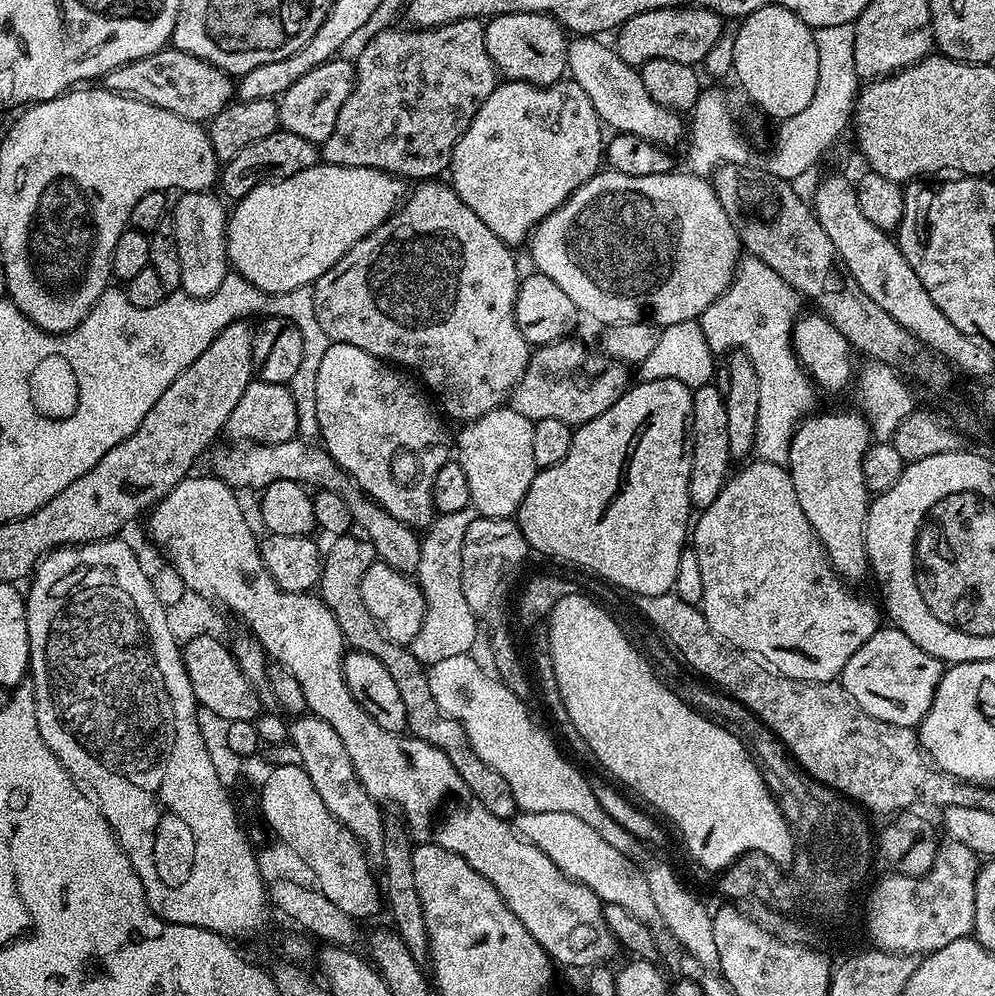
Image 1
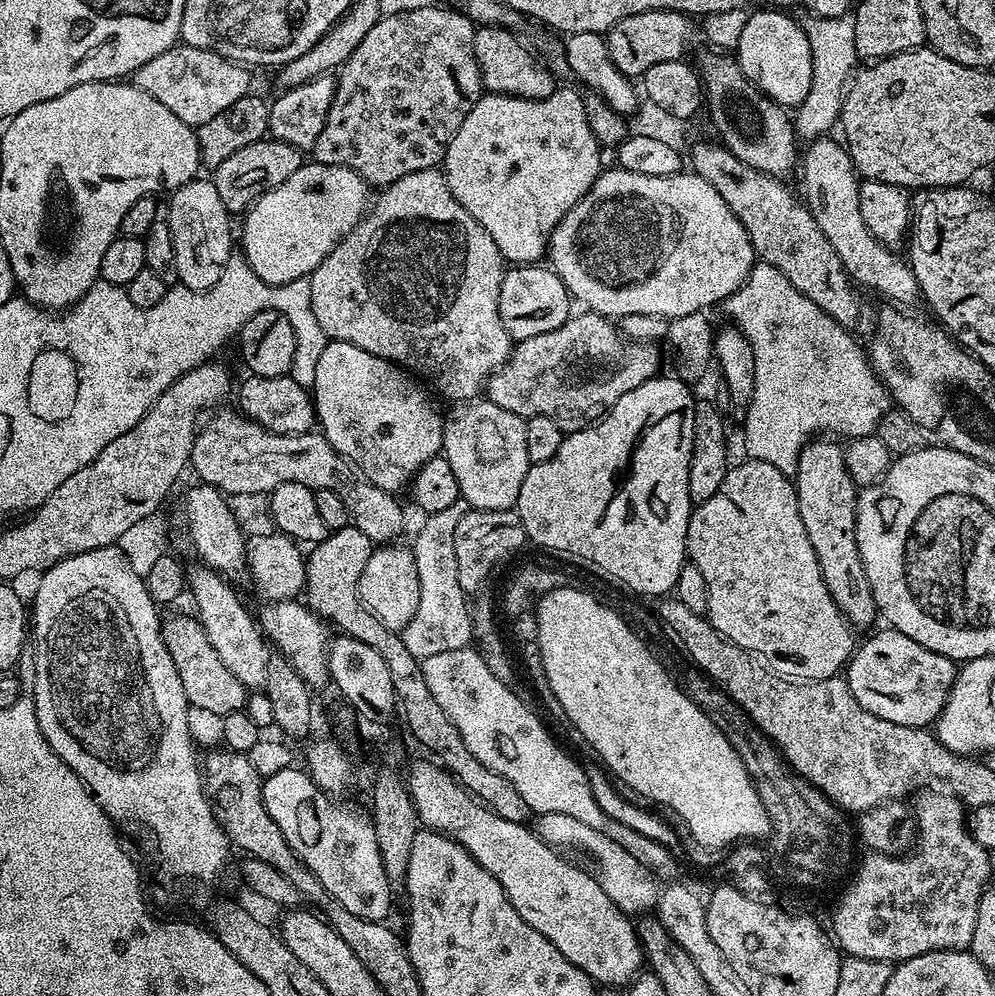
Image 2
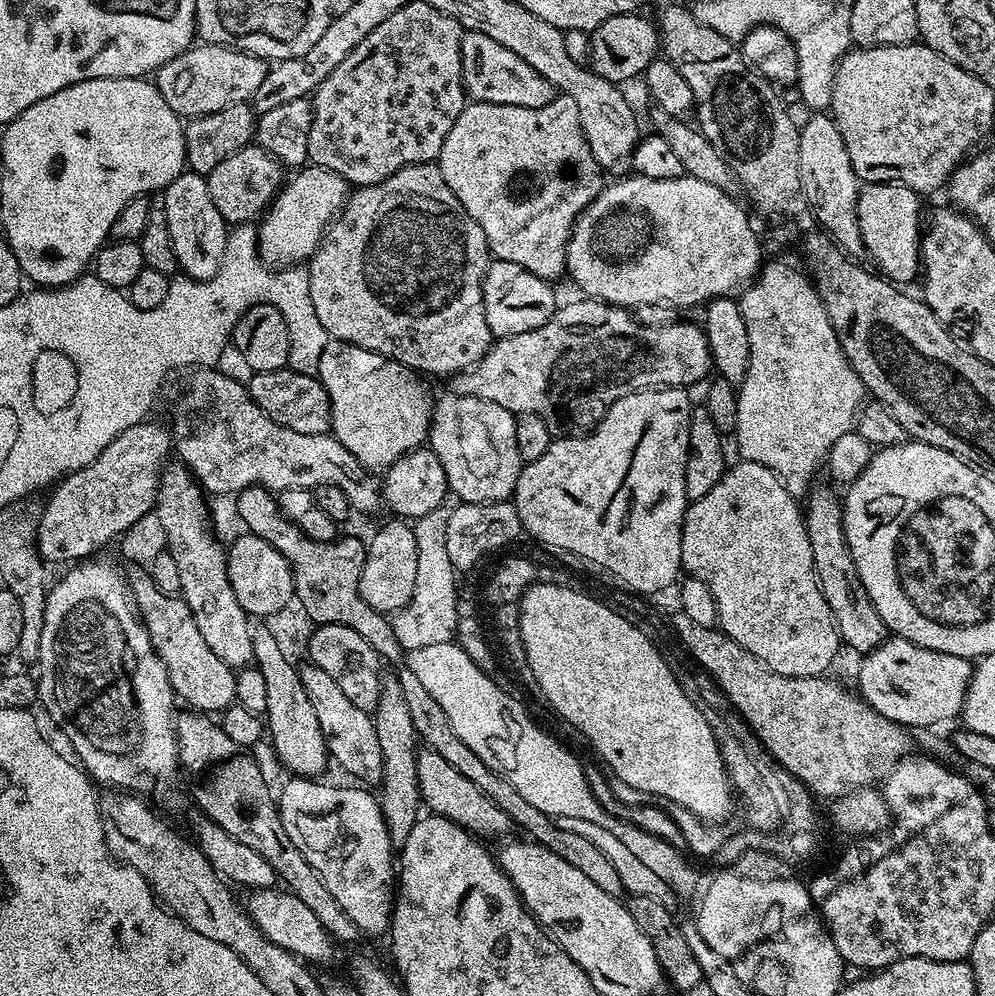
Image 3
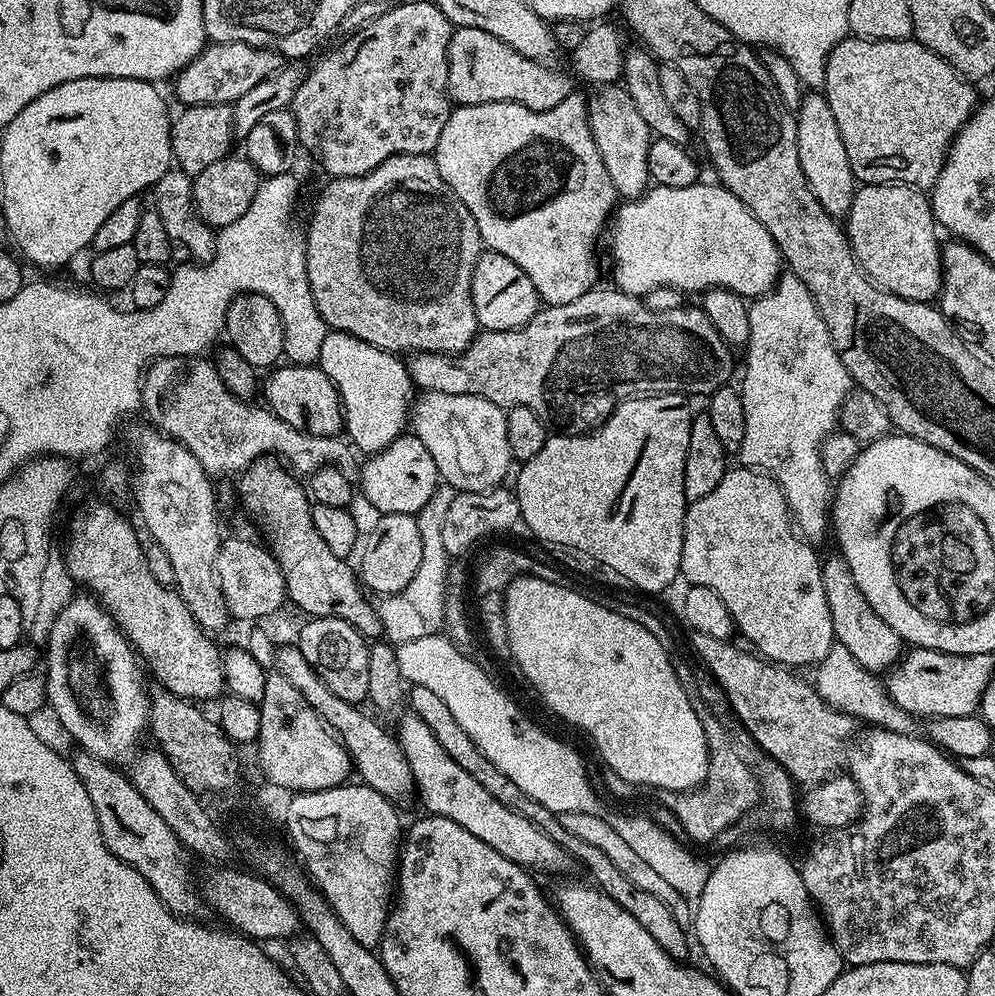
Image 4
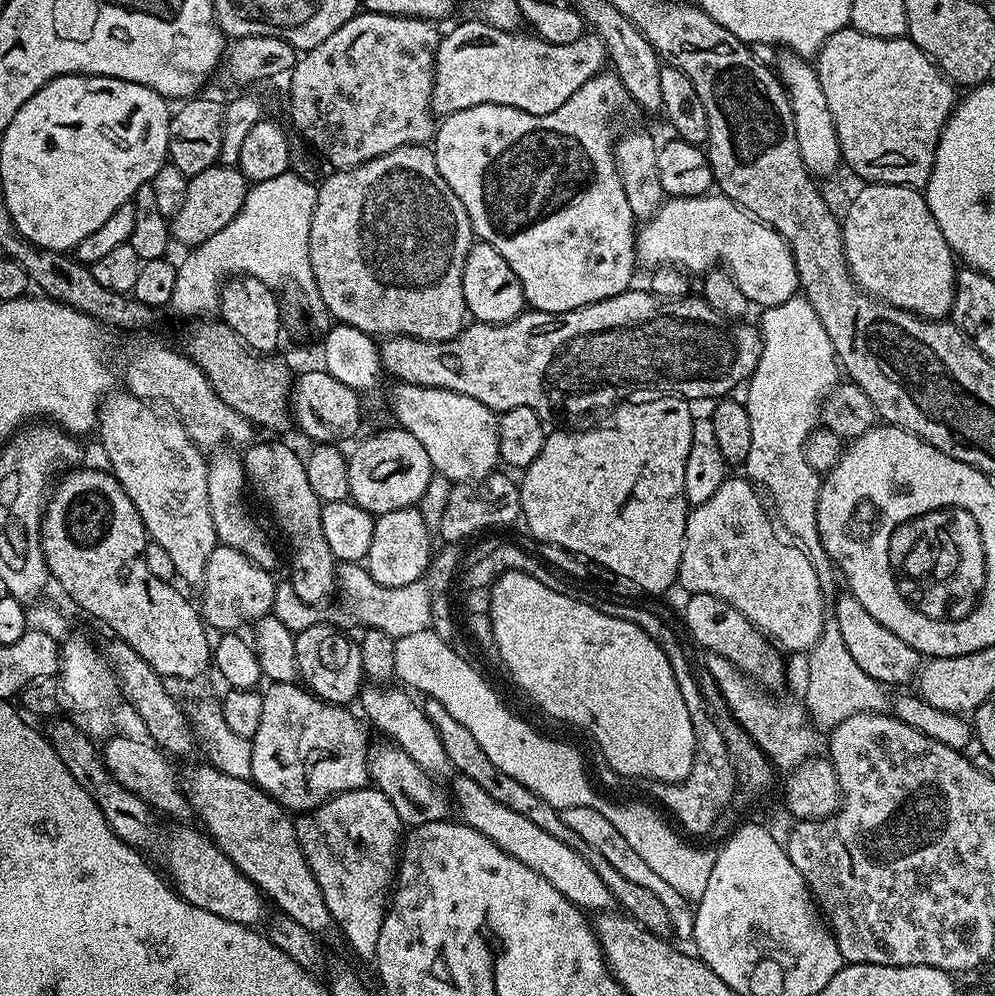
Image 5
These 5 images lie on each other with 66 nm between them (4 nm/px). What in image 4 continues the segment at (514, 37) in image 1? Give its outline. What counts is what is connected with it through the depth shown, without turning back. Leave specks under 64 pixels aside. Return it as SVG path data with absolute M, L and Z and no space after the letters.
M456 28L448 47L448 94L457 105L514 102L524 104L535 112L550 110L558 106L558 102L562 102L562 98L566 98L568 93L573 91L574 84L571 84L562 73L548 67L552 66L518 54L518 50L506 46L506 42L498 42L498 38L494 38L494 34L486 34L486 30Z

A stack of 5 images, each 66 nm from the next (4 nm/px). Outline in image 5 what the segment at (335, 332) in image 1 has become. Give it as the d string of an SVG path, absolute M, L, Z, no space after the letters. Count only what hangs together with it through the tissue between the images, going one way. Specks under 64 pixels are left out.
M407 144L398 150L390 150L390 154L382 154L365 164L353 168L336 170L324 181L319 181L316 189L316 205L314 214L308 221L310 228L310 266L314 270L314 282L318 282L318 295L328 308L329 317L341 324L349 324L362 330L373 338L387 338L390 336L413 336L419 340L453 340L466 327L468 307L464 301L462 290L462 274L466 266L466 258L470 254L474 243L474 233L470 214L466 214L466 206L450 190L446 178L438 170L436 153L431 147L423 144Z

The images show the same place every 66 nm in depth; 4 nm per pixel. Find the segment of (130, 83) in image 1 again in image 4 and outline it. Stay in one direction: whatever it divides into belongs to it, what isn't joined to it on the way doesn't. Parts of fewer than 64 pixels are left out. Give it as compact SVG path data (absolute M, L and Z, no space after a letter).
M242 42L229 44L209 43L190 63L176 73L176 96L181 105L193 104L230 104L236 103L242 94L246 94L253 86L258 86L266 78L279 72L282 67L280 53L272 48L255 48Z

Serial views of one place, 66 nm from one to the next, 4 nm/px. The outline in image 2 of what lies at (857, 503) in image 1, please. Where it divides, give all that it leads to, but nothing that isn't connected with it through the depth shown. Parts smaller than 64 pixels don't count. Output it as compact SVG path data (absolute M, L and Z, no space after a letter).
M816 438L802 450L794 477L798 514L802 514L806 538L810 538L810 546L814 546L818 566L822 570L822 582L826 582L826 590L830 590L830 596L834 598L840 613L853 629L871 629L871 624L878 620L878 613L874 602L874 590L870 590L870 578L866 578L866 566L862 566L862 554L858 554L858 489L846 470L844 448L835 442L837 443L832 438Z

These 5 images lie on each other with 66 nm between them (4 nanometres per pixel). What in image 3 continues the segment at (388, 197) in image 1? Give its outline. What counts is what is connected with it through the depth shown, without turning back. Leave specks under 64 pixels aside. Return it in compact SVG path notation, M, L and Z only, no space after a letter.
M304 166L293 176L296 177L289 184L287 181L276 192L274 199L268 205L258 224L258 251L264 263L269 266L296 266L307 261L315 254L316 247L320 245L320 239L324 236L328 225L335 220L337 212L343 208L344 201L350 195L348 181L343 180L338 174L334 174L325 168Z

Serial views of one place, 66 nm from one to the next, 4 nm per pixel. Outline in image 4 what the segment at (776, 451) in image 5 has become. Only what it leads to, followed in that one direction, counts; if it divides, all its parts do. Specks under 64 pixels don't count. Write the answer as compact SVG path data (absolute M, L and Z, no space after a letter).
M791 274L781 275L776 287L749 303L748 313L748 361L744 364L744 381L738 384L742 410L746 414L746 430L739 437L739 463L775 480L786 498L799 535L816 546L824 535L829 535L830 509L834 495L833 481L826 470L822 470L820 444L837 427L840 408L854 388L852 376L846 366L842 366L842 358L838 358L838 350L830 338L830 330L826 330L826 322L810 290L806 290L806 282L802 282L802 278Z

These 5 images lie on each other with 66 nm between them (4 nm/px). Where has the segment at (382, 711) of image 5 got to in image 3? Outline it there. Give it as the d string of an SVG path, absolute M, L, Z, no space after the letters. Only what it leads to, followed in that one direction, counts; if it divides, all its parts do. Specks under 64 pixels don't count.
M421 747L417 751L416 777L423 807L429 813L445 816L477 838L504 836L508 831L513 831L514 825L510 817L491 798L482 794L482 790L478 790L470 778L458 774L458 770L454 770L454 766L450 766L450 762L446 762L446 758L442 758L442 754L433 748Z

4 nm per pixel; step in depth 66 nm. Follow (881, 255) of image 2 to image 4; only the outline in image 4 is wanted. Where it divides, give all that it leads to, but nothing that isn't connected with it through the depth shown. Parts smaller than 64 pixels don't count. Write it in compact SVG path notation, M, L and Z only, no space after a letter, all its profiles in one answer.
M812 90L807 93L808 97L800 104L800 112L795 113L796 133L798 134L798 158L802 162L802 174L806 174L806 182L818 198L820 205L832 216L837 218L847 217L852 197L854 195L854 177L850 158L846 158L846 145L842 143L842 134L838 134L838 122L834 122L834 114L830 111L830 102L819 91Z

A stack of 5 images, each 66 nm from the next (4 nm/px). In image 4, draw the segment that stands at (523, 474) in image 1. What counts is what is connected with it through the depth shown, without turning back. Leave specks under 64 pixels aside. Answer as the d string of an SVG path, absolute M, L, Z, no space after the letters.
M424 392L421 400L417 399L410 408L410 428L411 431L422 442L422 446L426 446L426 450L430 450L430 458L434 458L434 466L438 470L441 481L450 485L456 492L489 492L491 488L501 487L505 483L504 480L508 476L508 467L514 464L512 459L512 451L510 450L510 438L506 438L506 418L507 411L500 405L490 402L481 396L474 394L442 394L441 392Z

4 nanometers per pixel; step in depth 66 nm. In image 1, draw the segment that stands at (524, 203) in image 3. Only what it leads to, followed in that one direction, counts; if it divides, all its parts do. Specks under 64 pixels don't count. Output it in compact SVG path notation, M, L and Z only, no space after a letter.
M571 78L562 79L545 88L535 88L532 84L521 80L504 80L497 83L490 98L486 98L486 102L482 102L482 106L478 110L478 114L474 114L466 134L462 134L462 138L458 138L452 155L451 186L458 194L458 198L462 198L462 202L466 202L466 206L470 206L470 210L474 210L474 214L478 214L478 218L482 218L482 222L486 222L486 226L490 226L490 230L494 230L494 234L498 234L498 238L502 238L504 244L517 246L516 244L522 243L523 240L525 243L531 237L534 229L551 212L565 204L574 194L574 190L578 190L578 186L582 186L590 177L601 171L602 157L606 152L606 135L604 136L603 131L605 132L605 129L602 127L600 116L594 110L594 102L590 102L590 98L586 98L586 90L582 90L582 86L575 84Z

